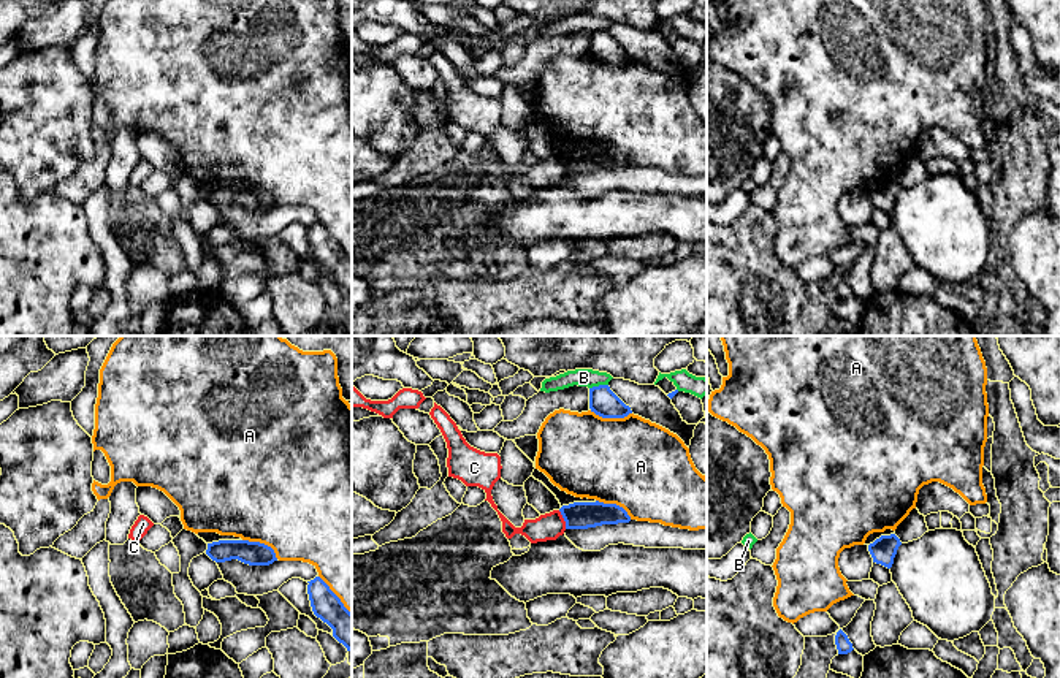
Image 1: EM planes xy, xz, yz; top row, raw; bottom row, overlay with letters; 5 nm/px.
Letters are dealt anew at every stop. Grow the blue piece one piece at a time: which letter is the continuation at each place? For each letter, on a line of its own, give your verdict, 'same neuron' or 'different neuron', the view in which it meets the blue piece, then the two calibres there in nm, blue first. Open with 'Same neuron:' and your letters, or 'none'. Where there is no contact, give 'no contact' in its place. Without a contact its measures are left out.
Same neuron: none
A: different neuron; contact in xz; calibres 140 and 460 nm
B: different neuron; contact in xz; calibres 140 and 100 nm
C: different neuron; contact in xz; calibres 140 and 140 nm

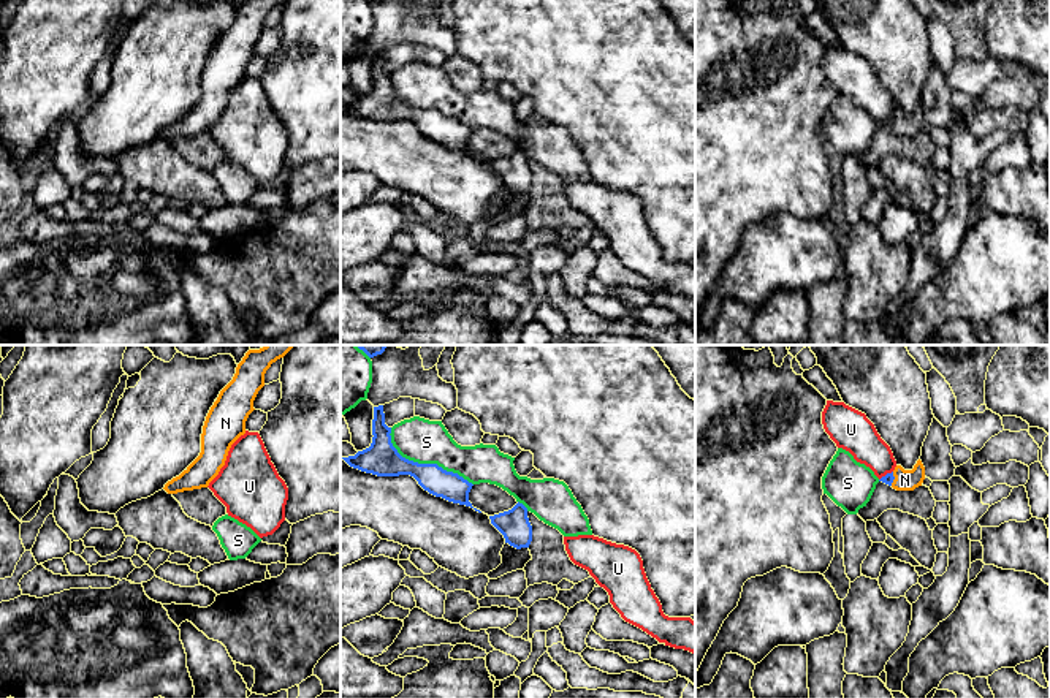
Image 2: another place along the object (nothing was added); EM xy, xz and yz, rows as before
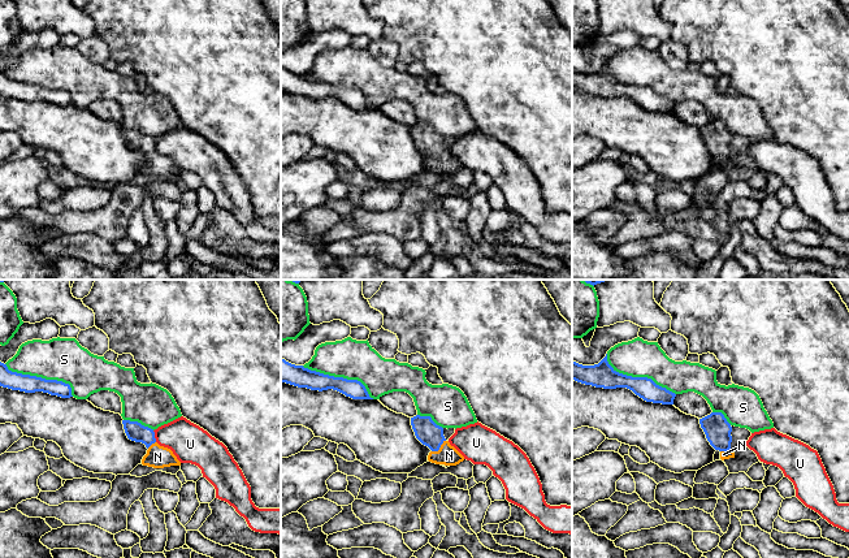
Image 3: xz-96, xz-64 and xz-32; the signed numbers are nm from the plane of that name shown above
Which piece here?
Same neuron: N
N: same neuron; contact in yz; calibres 50 and 110 nm
S: different neuron; contact in xz; calibres 170 and 220 nm
U: different neuron; contact in yz; calibres 50 and 190 nm

